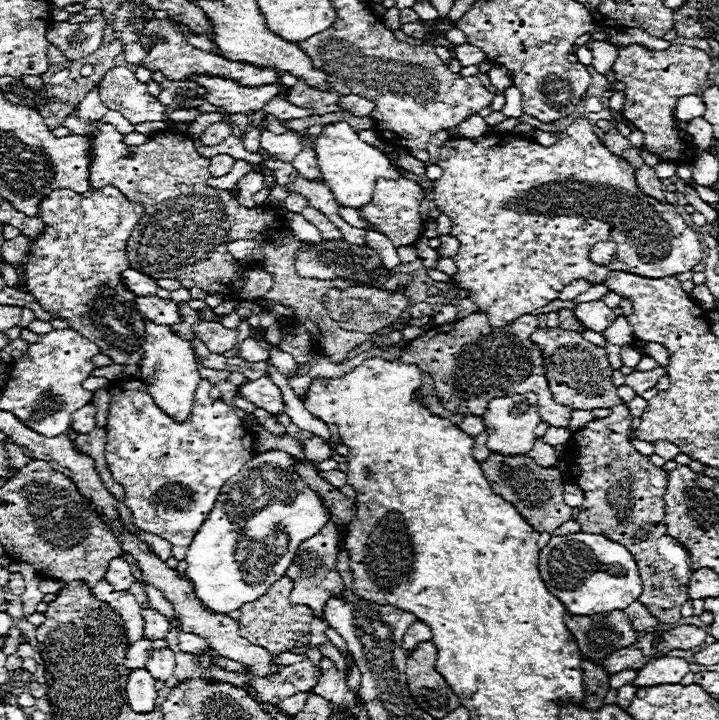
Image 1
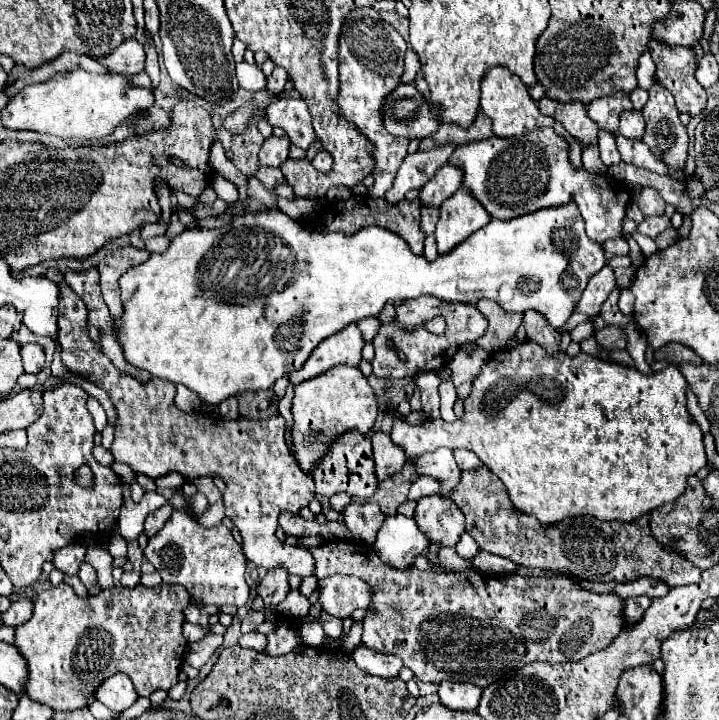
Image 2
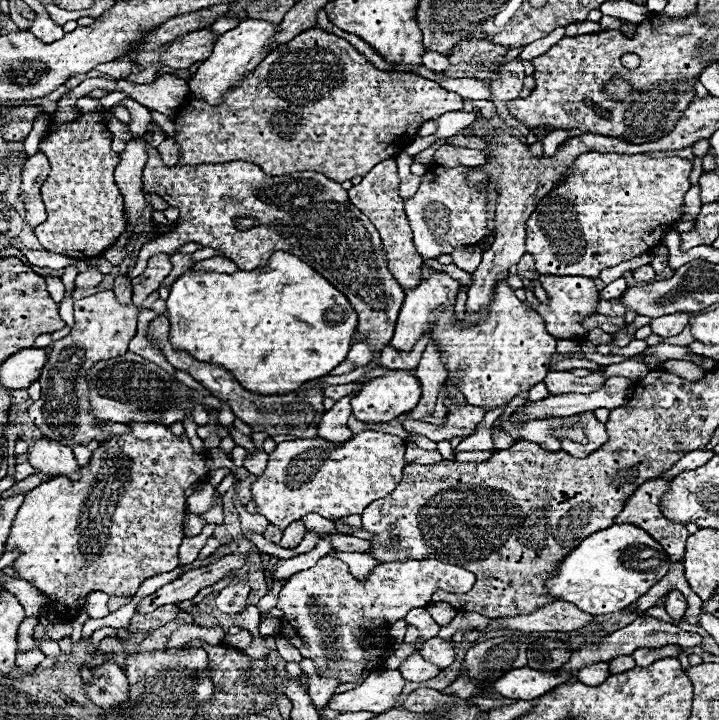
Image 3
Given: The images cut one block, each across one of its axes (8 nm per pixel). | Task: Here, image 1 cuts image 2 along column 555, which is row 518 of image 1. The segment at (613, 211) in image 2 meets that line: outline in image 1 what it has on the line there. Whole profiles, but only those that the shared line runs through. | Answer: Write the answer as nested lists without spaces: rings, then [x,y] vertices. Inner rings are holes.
[[[116,380],[112,384],[112,402],[108,408],[106,430],[108,430],[108,444],[106,444],[106,464],[112,472],[112,478],[124,486],[126,500],[124,504],[132,512],[132,520],[140,530],[148,530],[172,544],[172,556],[176,560],[186,558],[186,550],[190,548],[198,528],[208,518],[214,502],[220,494],[224,482],[234,476],[254,454],[254,442],[250,432],[242,426],[242,420],[234,414],[234,410],[224,404],[222,400],[214,402],[208,392],[212,384],[202,380],[192,414],[188,422],[176,424],[168,418],[148,394],[148,388],[140,380]]]

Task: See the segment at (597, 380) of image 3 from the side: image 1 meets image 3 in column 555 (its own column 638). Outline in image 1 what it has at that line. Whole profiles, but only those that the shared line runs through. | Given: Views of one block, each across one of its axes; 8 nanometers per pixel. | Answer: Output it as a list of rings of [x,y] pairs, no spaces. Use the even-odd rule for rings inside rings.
[[[654,368],[650,372],[633,372],[625,377],[625,385],[630,386],[636,394],[642,394],[644,390],[648,388],[654,388],[656,382],[666,376],[666,370],[664,368]]]

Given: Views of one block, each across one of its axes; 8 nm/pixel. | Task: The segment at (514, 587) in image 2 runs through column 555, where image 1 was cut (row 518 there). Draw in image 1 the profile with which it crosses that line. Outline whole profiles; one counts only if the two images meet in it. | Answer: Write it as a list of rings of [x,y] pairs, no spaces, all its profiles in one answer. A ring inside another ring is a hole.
[[[618,404],[610,408],[610,414],[600,420],[588,422],[584,428],[576,430],[568,444],[566,444],[566,464],[572,474],[572,480],[580,486],[584,492],[584,504],[580,506],[580,514],[576,522],[580,524],[580,532],[588,534],[602,534],[606,538],[612,538],[614,542],[620,542],[634,554],[638,564],[638,574],[642,578],[644,592],[640,594],[640,602],[652,612],[660,622],[674,624],[680,620],[680,606],[688,600],[688,578],[692,576],[690,568],[690,554],[666,534],[664,526],[664,492],[666,492],[666,472],[660,466],[654,466],[648,456],[642,456],[634,450],[634,446],[628,440],[632,416],[626,408],[626,404]]]

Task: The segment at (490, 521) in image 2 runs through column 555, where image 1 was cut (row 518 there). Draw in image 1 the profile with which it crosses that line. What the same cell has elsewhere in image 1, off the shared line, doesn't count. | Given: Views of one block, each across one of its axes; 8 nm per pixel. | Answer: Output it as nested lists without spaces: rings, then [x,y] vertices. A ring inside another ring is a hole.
[[[490,454],[482,462],[482,474],[488,478],[492,490],[506,502],[512,502],[520,516],[538,532],[554,532],[572,518],[572,508],[564,504],[564,480],[556,468],[542,468],[530,456]]]

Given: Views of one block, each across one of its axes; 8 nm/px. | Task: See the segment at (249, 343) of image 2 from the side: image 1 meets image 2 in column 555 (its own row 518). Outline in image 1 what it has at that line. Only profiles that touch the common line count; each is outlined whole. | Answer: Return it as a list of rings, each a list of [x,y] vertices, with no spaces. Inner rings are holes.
[[[282,450],[256,452],[240,474],[222,486],[212,514],[208,514],[204,526],[200,526],[196,538],[192,540],[192,548],[188,548],[186,576],[192,580],[196,596],[208,606],[208,610],[228,614],[246,602],[254,602],[268,590],[268,586],[272,586],[272,582],[282,578],[292,564],[300,542],[316,536],[326,522],[328,514],[322,500],[318,500],[318,496],[298,478],[292,456]]]

